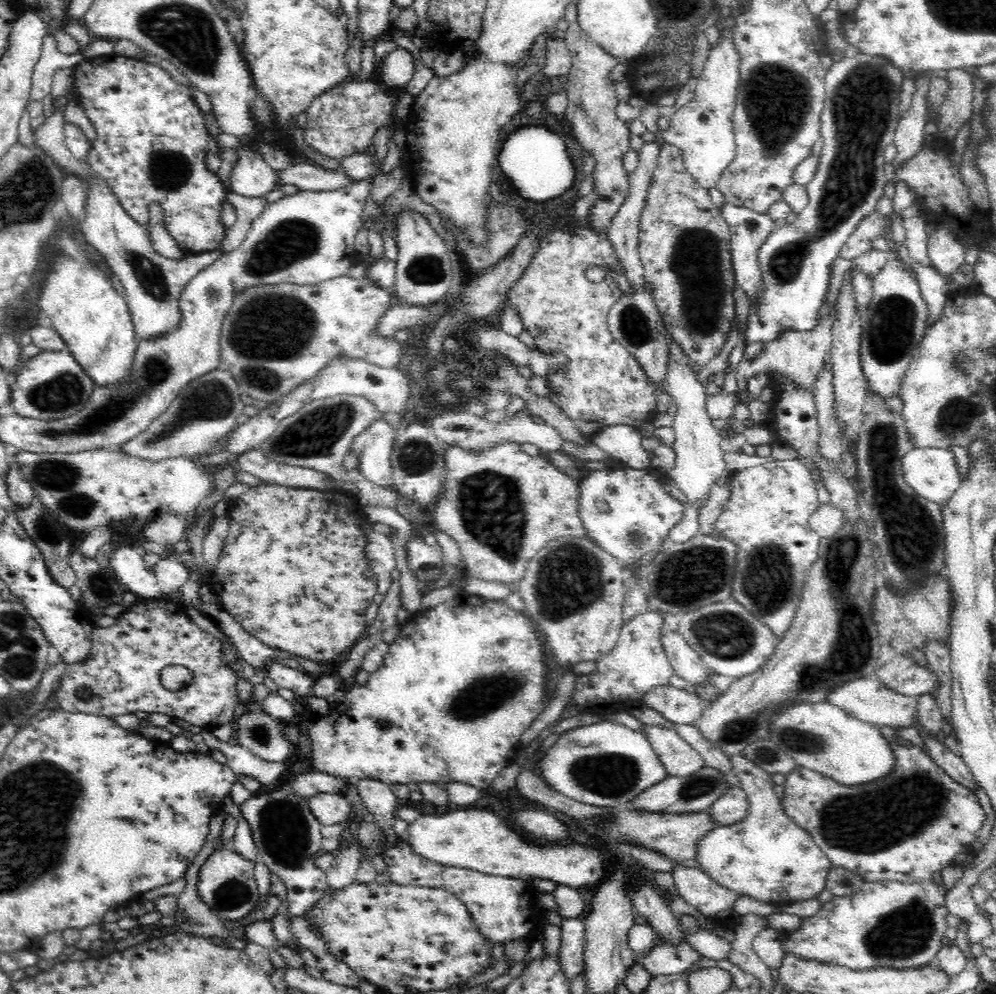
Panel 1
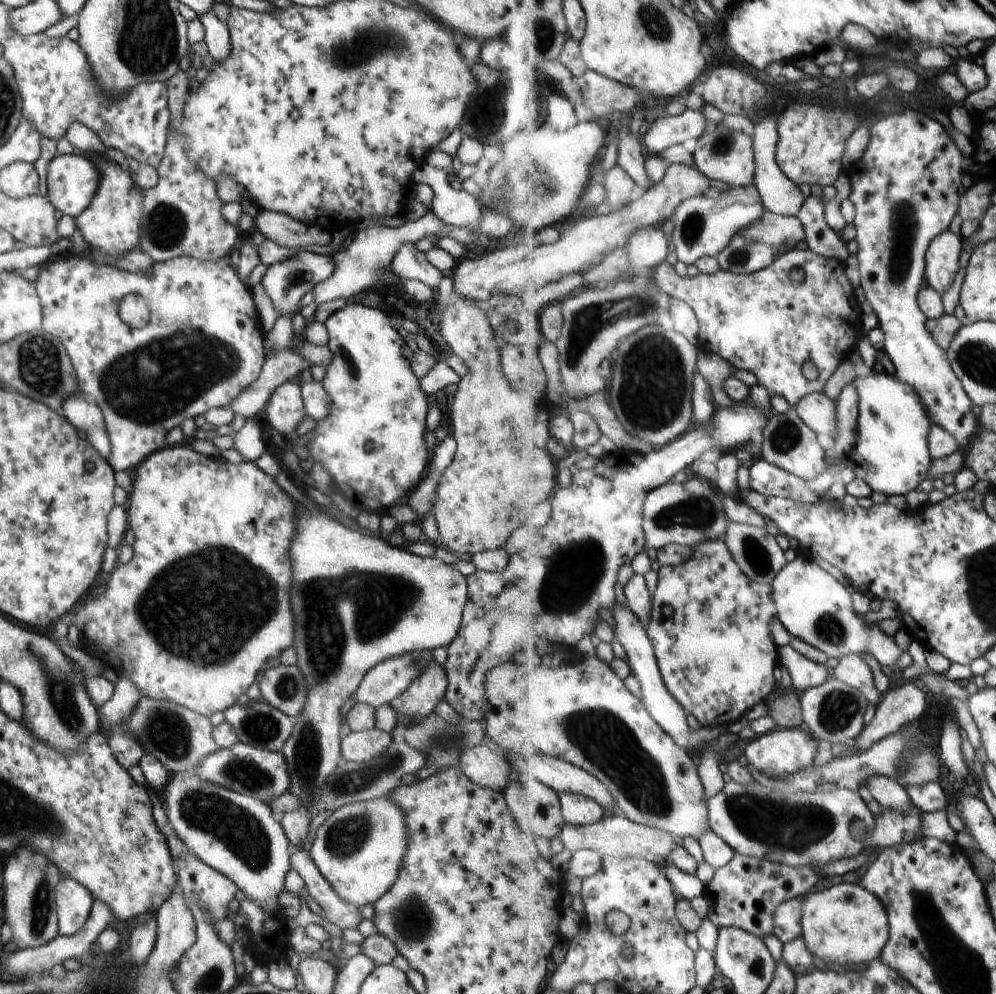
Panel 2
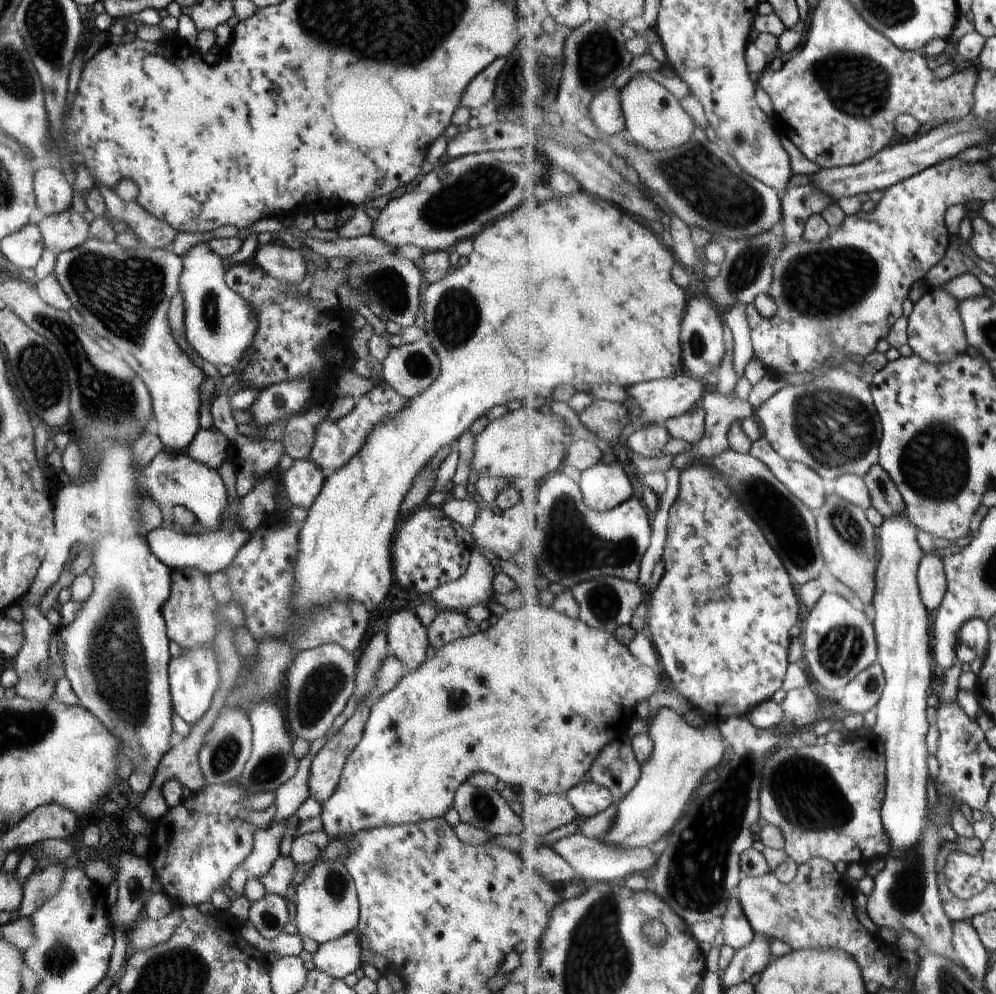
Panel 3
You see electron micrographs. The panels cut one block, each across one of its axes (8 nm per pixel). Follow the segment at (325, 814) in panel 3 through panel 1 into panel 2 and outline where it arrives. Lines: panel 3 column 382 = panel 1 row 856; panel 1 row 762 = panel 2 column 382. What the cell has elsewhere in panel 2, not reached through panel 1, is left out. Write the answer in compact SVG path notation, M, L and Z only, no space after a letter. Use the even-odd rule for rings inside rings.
M376 728L350 731L341 737L341 756L353 763L365 763L379 757L393 741L391 733Z

